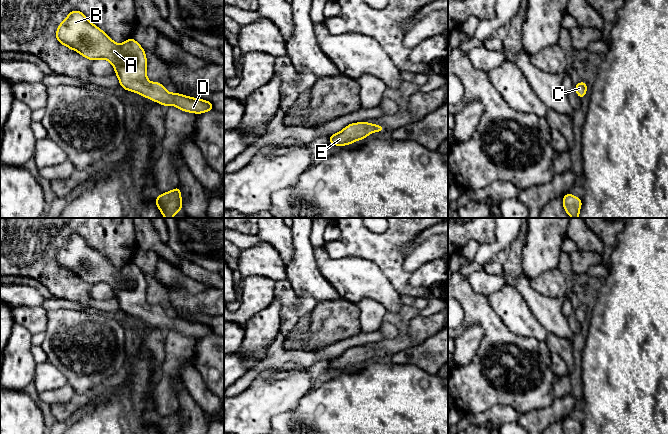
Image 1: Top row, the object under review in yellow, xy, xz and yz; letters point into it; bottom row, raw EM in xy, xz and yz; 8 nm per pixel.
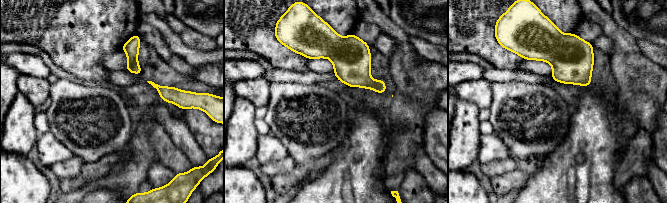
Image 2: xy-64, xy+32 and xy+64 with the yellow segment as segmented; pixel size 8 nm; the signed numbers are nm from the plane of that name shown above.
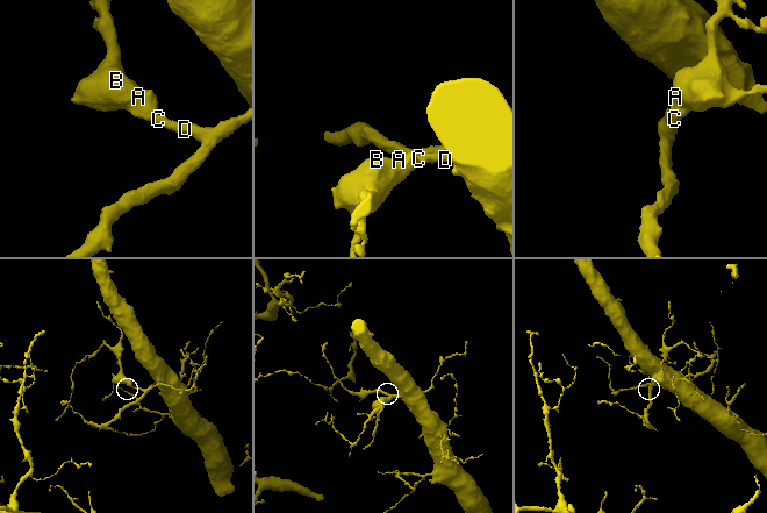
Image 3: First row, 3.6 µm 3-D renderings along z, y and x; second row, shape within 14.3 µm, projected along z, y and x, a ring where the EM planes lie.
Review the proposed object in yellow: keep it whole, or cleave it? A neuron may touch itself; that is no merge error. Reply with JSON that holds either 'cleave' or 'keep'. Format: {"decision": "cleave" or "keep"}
{"decision": "keep"}

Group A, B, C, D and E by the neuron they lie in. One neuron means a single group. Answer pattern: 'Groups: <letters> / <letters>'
Groups: A B C D E

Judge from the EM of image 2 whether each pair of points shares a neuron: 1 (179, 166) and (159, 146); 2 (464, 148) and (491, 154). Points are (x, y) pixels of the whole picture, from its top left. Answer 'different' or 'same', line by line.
1: same
2: different

